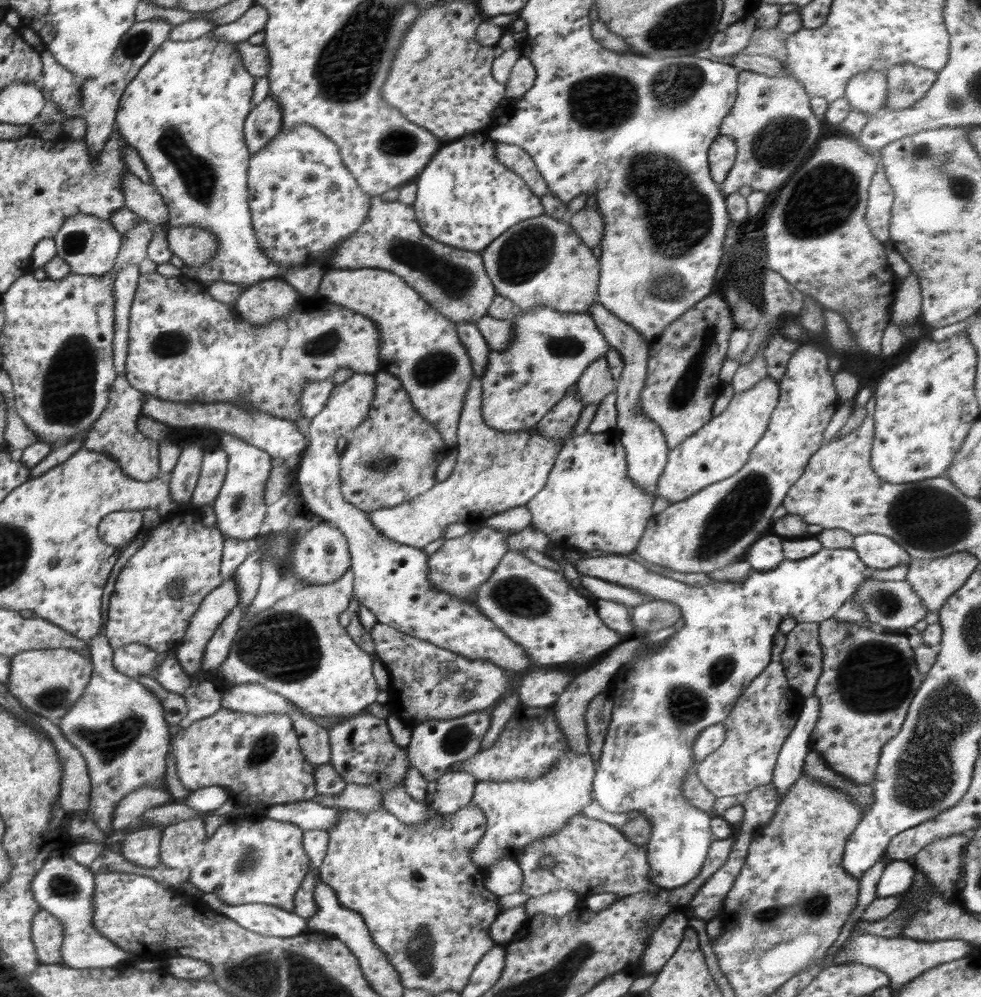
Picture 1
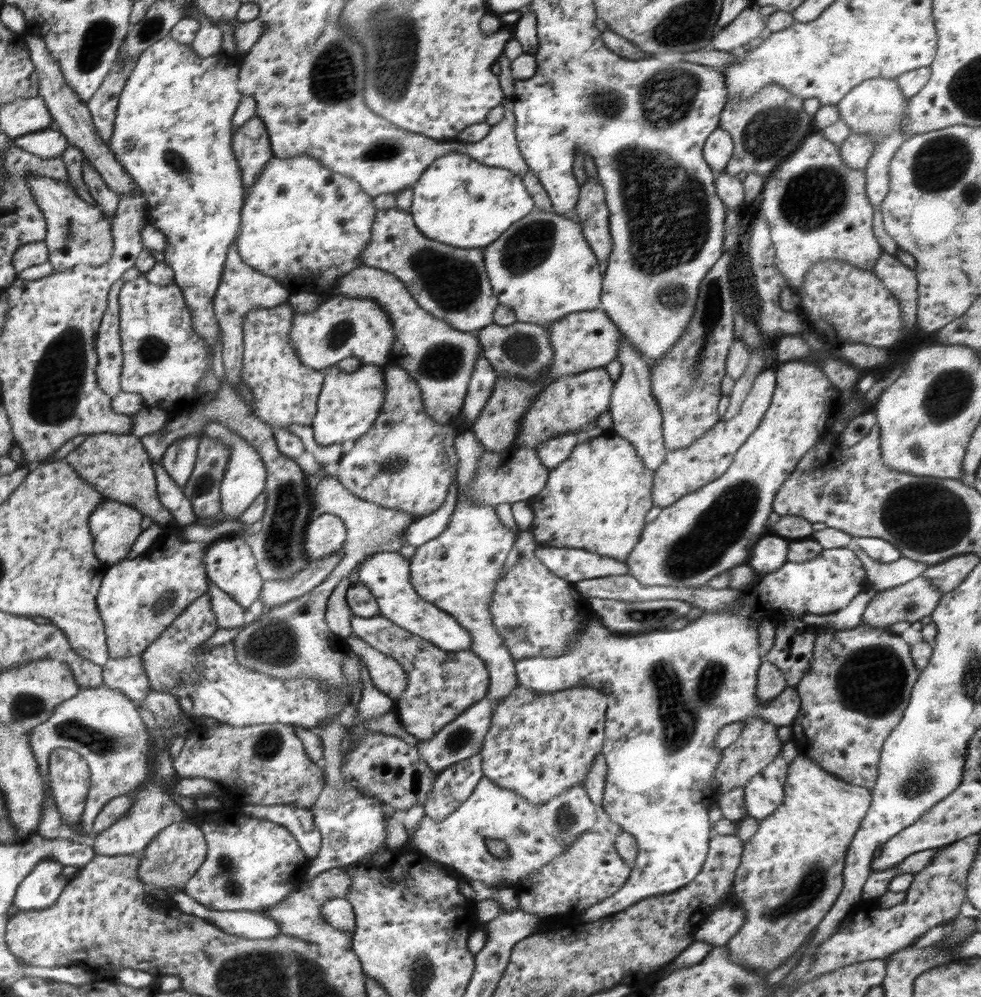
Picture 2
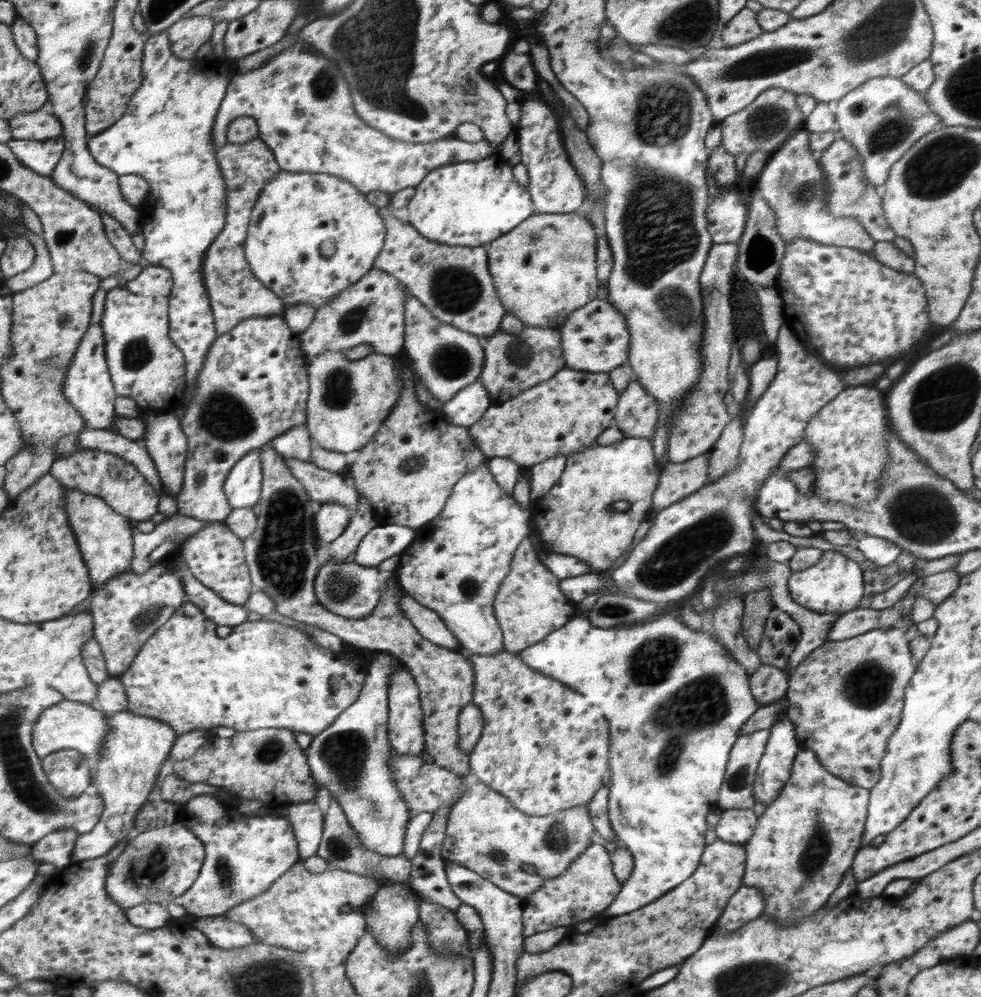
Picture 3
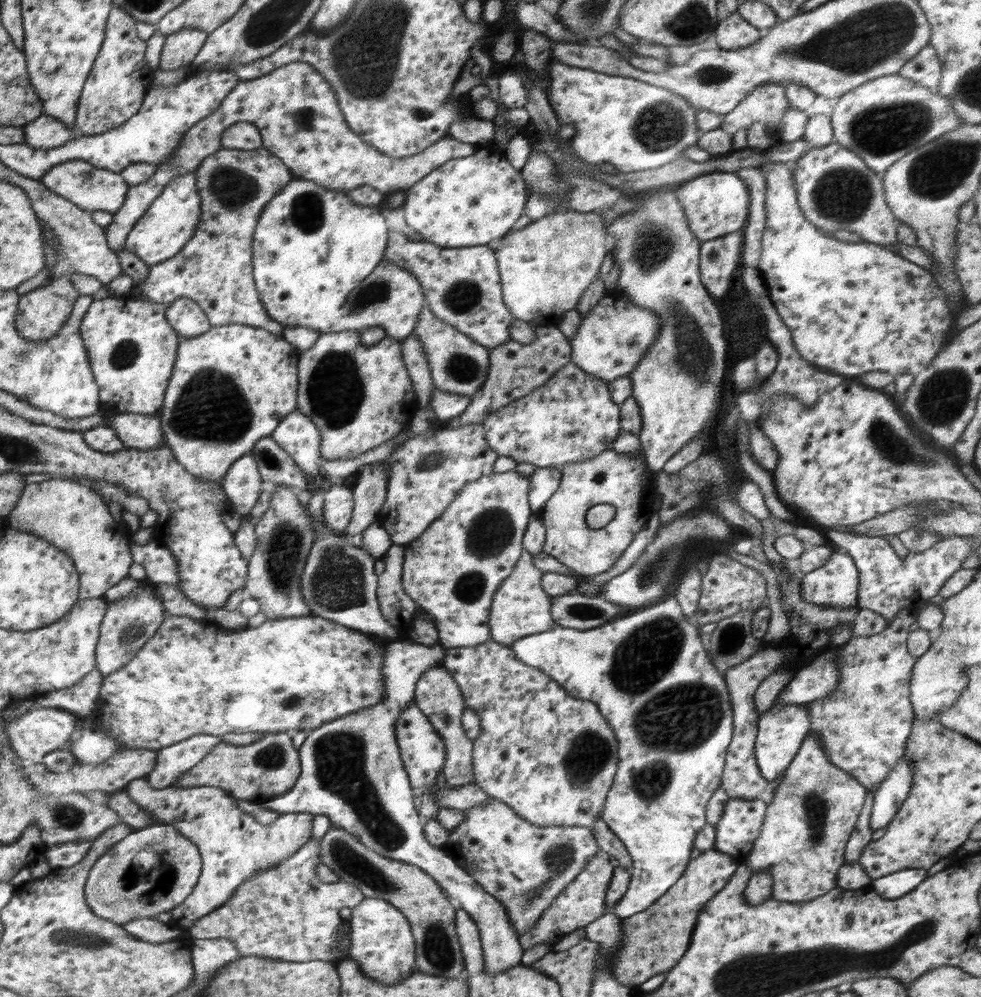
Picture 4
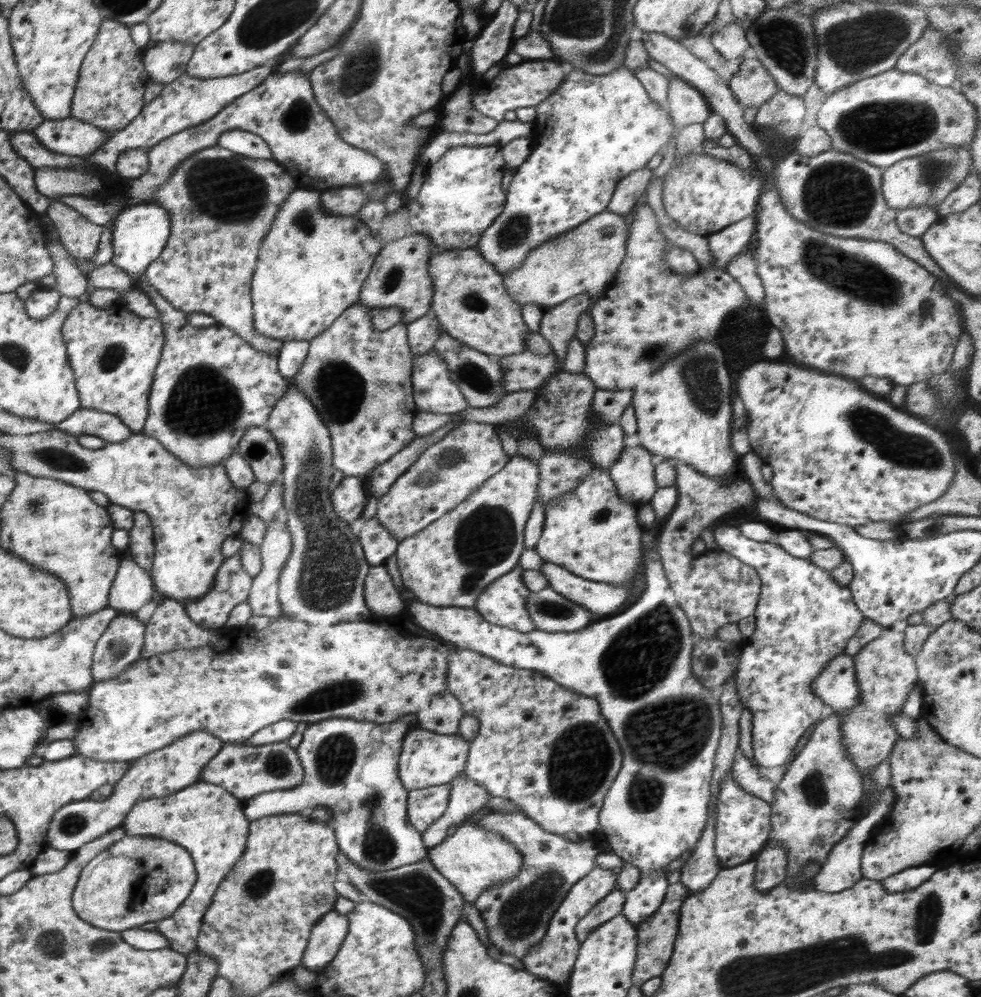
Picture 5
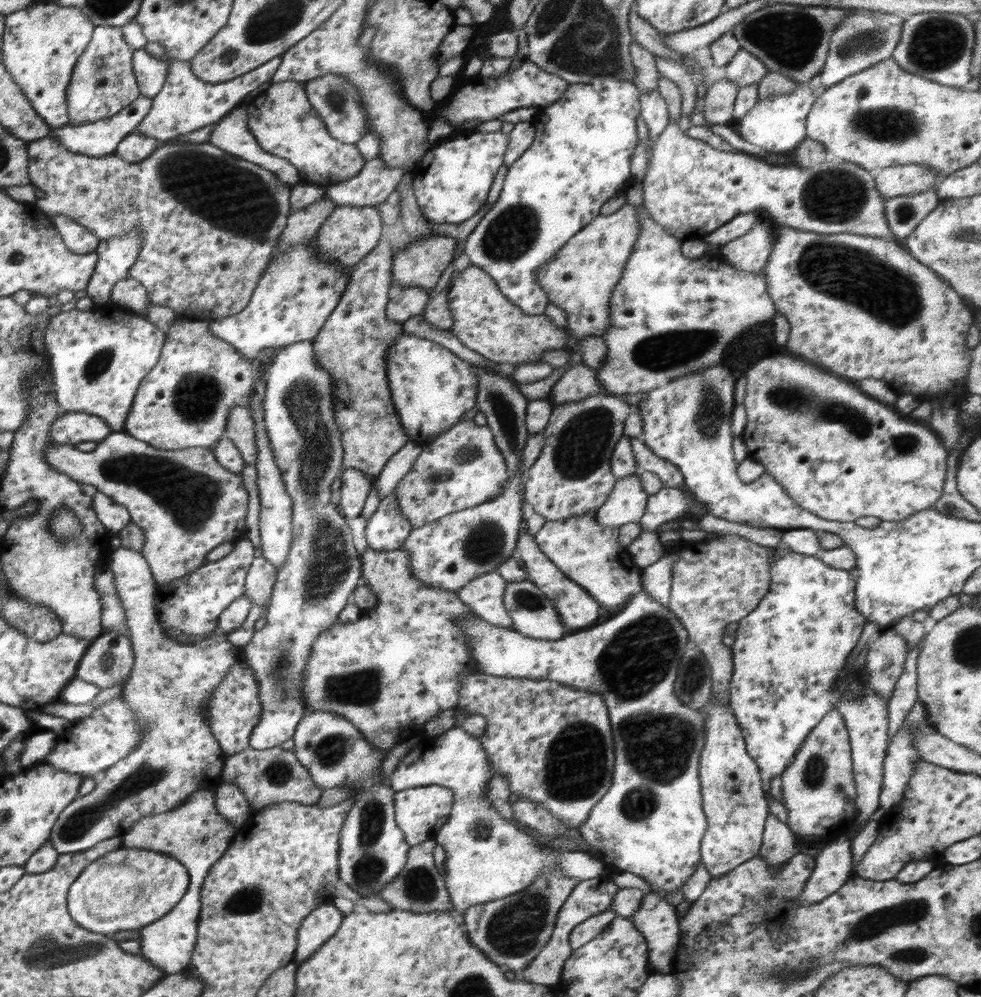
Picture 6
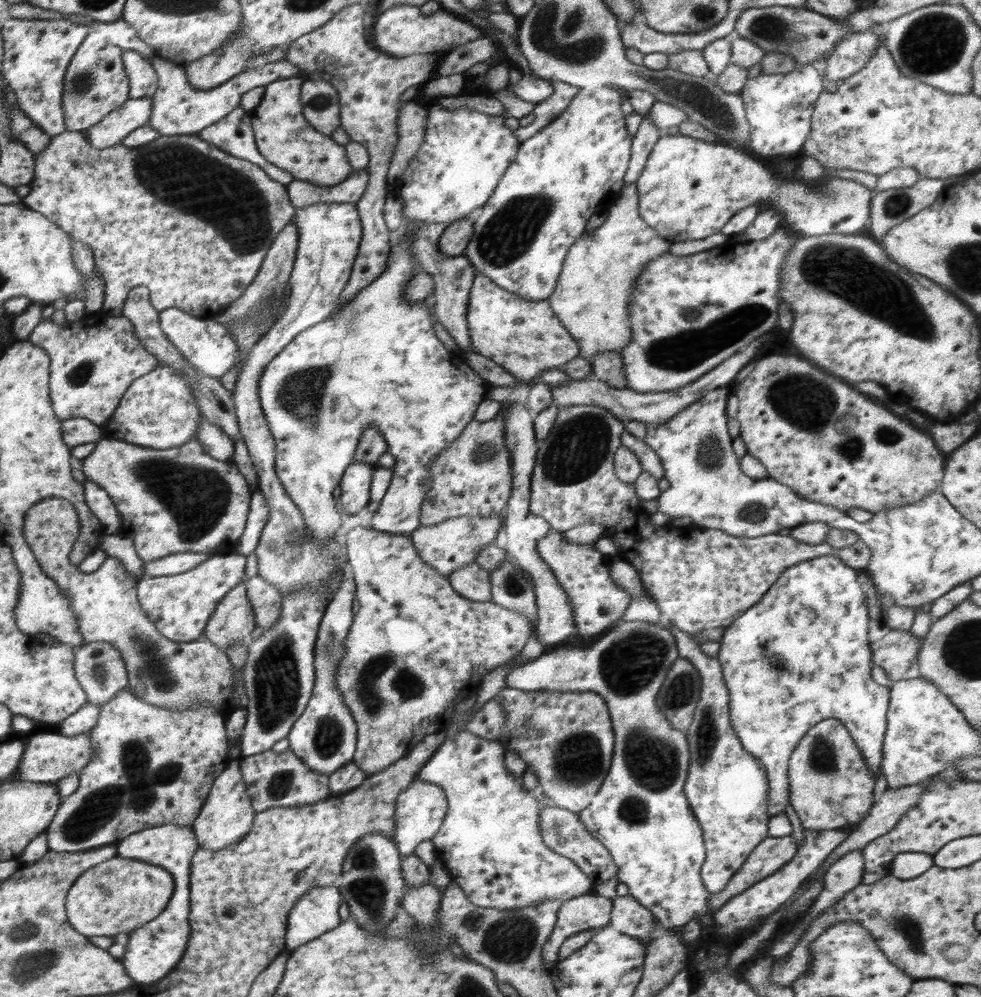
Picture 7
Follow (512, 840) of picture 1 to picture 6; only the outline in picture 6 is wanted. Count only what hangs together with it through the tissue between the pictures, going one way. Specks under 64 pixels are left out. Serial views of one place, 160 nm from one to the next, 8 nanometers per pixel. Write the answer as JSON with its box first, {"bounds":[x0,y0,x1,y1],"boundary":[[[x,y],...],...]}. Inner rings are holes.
{"bounds":[461,866,578,975],"boundary":[[[553,866],[545,876],[539,876],[528,888],[506,898],[471,906],[463,912],[461,922],[469,942],[480,949],[488,960],[519,975],[538,956],[553,933],[558,913],[564,901],[578,884]]]}

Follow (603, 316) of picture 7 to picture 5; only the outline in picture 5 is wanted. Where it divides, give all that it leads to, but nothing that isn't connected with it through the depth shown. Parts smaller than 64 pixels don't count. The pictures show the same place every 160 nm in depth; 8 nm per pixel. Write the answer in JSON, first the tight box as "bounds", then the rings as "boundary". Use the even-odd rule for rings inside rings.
{"bounds":[503,211,629,312],"boundary":[[[609,211],[600,212],[586,222],[571,228],[568,232],[559,234],[556,238],[543,242],[538,248],[532,250],[526,260],[516,269],[507,272],[503,277],[503,285],[514,302],[520,306],[534,303],[542,312],[562,304],[579,294],[587,294],[591,300],[602,296],[606,286],[613,280],[623,258],[625,257],[629,230],[625,216]]]}

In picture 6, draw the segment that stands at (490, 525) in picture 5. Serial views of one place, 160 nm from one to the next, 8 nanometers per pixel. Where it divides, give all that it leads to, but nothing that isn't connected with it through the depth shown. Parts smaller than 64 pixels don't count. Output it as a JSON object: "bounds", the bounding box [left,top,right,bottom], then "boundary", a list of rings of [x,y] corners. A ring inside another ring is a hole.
{"bounds":[402,432,544,594],"boundary":[[[543,432],[534,433],[527,438],[521,467],[509,474],[505,488],[493,500],[464,511],[458,510],[409,532],[402,547],[408,554],[408,568],[412,576],[416,576],[430,588],[458,594],[462,586],[468,585],[474,578],[480,578],[484,573],[497,571],[498,566],[515,556],[521,520],[524,510],[529,509],[523,499],[525,472],[536,462],[544,443]]]}

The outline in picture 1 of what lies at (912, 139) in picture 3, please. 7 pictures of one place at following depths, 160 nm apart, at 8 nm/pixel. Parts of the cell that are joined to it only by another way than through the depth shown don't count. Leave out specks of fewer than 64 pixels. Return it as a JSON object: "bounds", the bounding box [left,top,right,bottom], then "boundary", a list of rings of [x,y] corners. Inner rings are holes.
{"bounds":[845,69,894,243],"boundary":[[[872,69],[852,76],[846,86],[845,96],[852,109],[873,119],[885,111],[886,92],[886,74]],[[878,169],[868,189],[865,218],[872,234],[882,243],[889,240],[893,200],[894,191],[887,181],[884,169]]]}

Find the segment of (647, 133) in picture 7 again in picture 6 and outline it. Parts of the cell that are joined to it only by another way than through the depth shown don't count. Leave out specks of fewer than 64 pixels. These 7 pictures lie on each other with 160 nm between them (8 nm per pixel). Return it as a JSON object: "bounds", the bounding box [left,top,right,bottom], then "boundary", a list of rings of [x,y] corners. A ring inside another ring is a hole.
{"bounds":[640,88,669,142],"boundary":[[[658,88],[640,96],[640,115],[648,127],[650,141],[655,142],[669,125],[666,100],[661,98]]]}

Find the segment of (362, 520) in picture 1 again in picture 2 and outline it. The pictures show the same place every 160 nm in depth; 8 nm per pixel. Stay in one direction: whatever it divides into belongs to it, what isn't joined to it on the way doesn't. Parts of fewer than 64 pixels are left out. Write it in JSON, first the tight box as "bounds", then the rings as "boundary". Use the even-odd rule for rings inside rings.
{"bounds":[310,364,472,650],"boundary":[[[362,364],[351,373],[342,372],[335,365],[327,367],[317,398],[316,414],[310,424],[315,441],[322,446],[342,444],[345,440],[356,442],[378,418],[384,399],[384,366]],[[382,552],[362,563],[359,571],[360,578],[368,592],[378,603],[380,616],[388,618],[400,628],[417,634],[442,650],[468,650],[472,644],[472,637],[466,629],[460,627],[454,617],[448,615],[440,607],[420,598],[410,585],[410,558],[398,555],[398,552]]]}

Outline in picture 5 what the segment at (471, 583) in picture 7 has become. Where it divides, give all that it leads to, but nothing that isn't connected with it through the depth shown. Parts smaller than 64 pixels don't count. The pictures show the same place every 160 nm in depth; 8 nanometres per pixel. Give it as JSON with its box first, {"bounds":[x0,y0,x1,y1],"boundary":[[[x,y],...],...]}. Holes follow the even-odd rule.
{"bounds":[475,564,536,632],"boundary":[[[518,564],[512,572],[504,574],[502,578],[496,578],[490,586],[475,602],[475,610],[482,616],[483,620],[490,622],[492,626],[500,626],[502,628],[510,628],[520,632],[527,632],[536,630],[536,625],[530,621],[528,617],[528,610],[525,609],[525,602],[527,597],[532,592],[528,591],[526,584],[524,584],[524,569]]]}

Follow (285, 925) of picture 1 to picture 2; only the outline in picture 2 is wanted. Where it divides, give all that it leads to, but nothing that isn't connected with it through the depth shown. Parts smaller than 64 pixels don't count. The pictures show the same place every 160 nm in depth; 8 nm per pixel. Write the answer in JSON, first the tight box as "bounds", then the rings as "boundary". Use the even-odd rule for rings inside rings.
{"bounds":[171,890,281,938],"boundary":[[[183,890],[173,894],[171,899],[186,914],[194,914],[228,934],[238,934],[246,938],[272,938],[281,934],[279,924],[260,910],[212,910]]]}

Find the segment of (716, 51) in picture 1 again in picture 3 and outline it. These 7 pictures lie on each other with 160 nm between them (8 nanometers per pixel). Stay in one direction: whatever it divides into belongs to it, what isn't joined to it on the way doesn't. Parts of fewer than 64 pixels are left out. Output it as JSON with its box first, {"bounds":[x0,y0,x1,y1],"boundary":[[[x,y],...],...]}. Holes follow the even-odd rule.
{"bounds":[722,7,763,47],"boundary":[[[744,7],[732,20],[729,20],[722,33],[722,42],[726,47],[736,46],[759,37],[763,33],[758,24],[757,13]]]}

